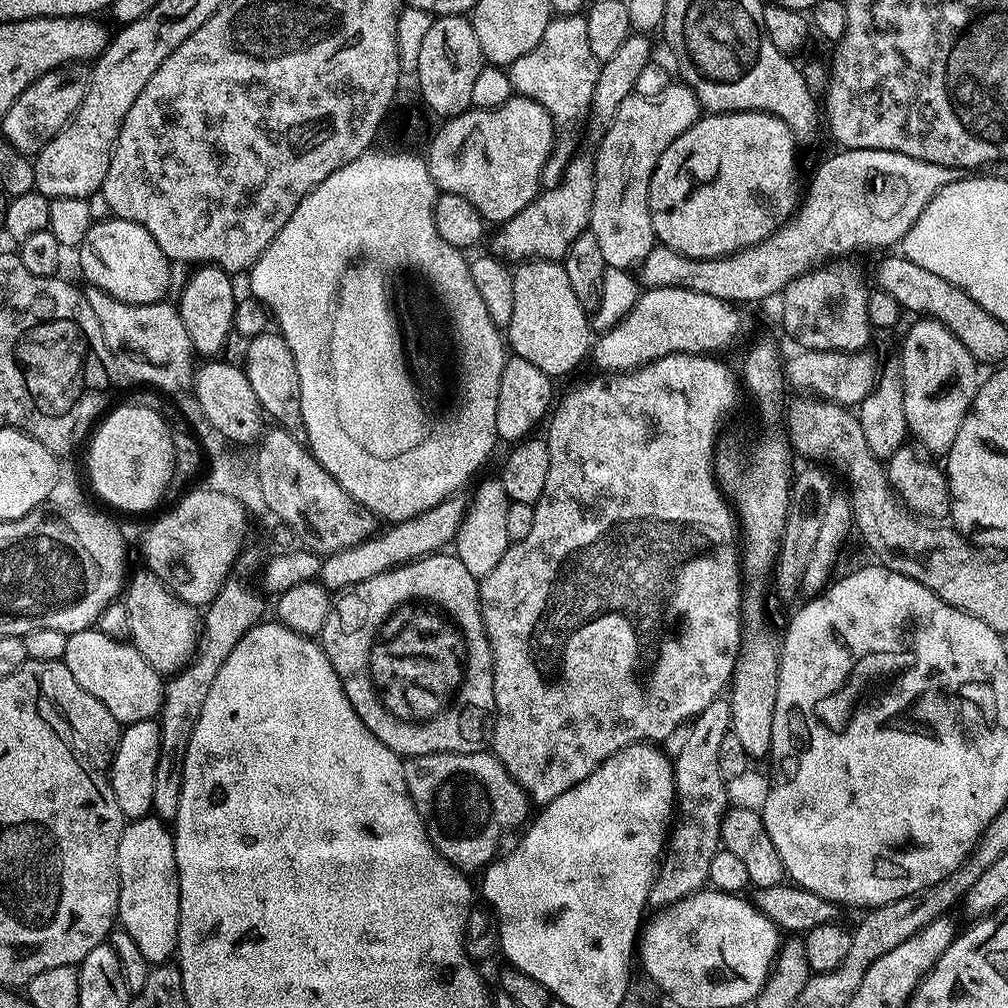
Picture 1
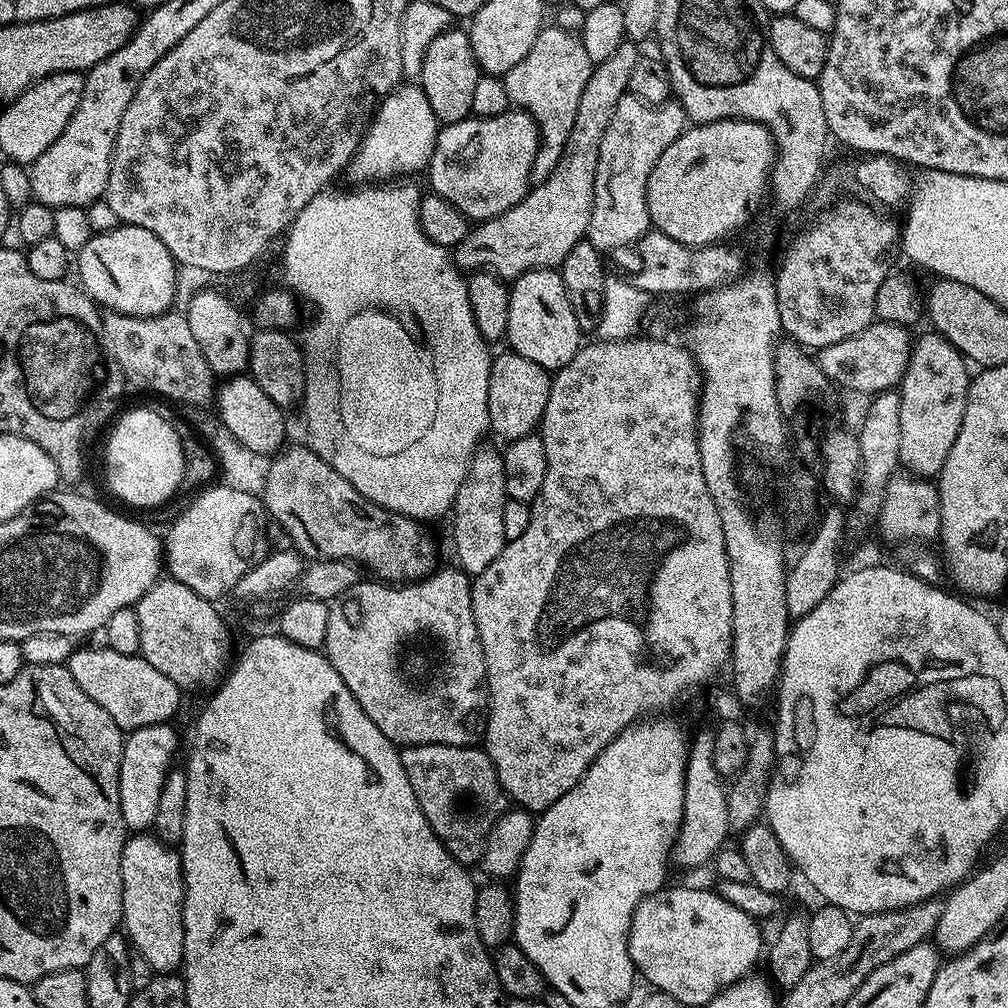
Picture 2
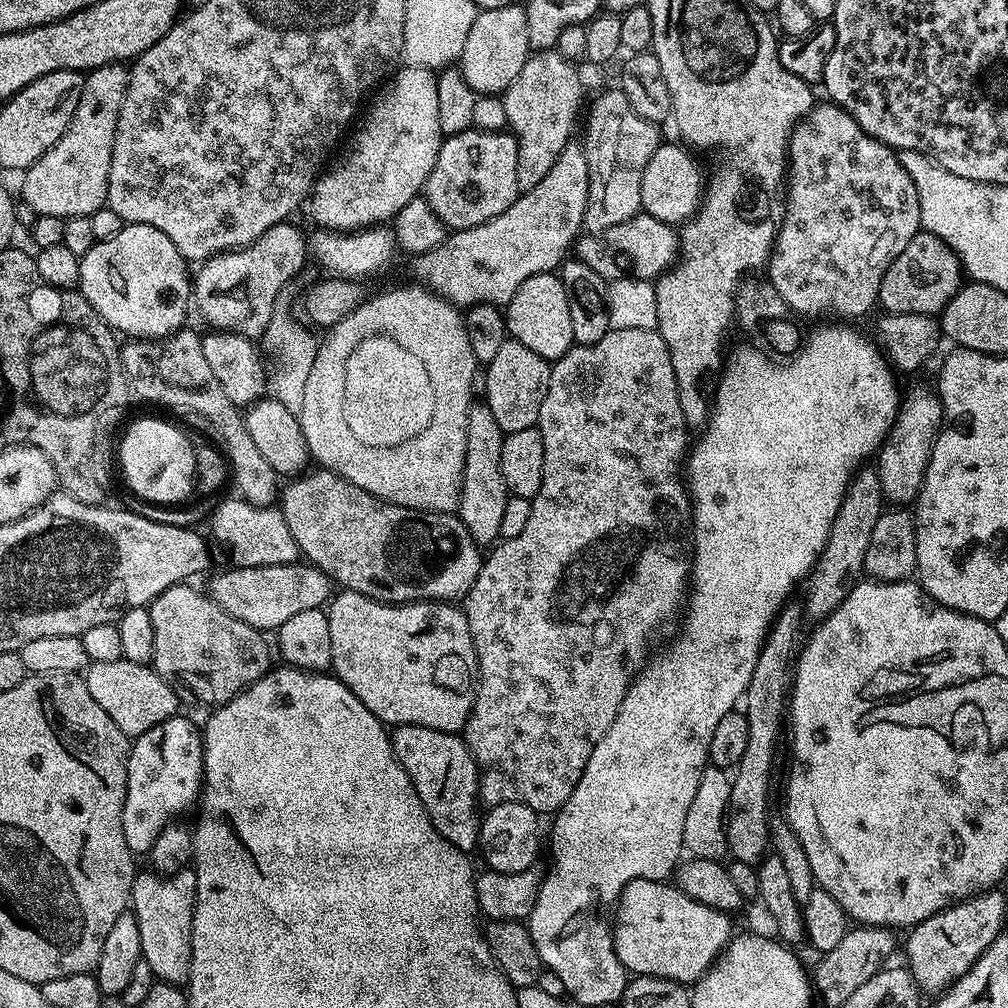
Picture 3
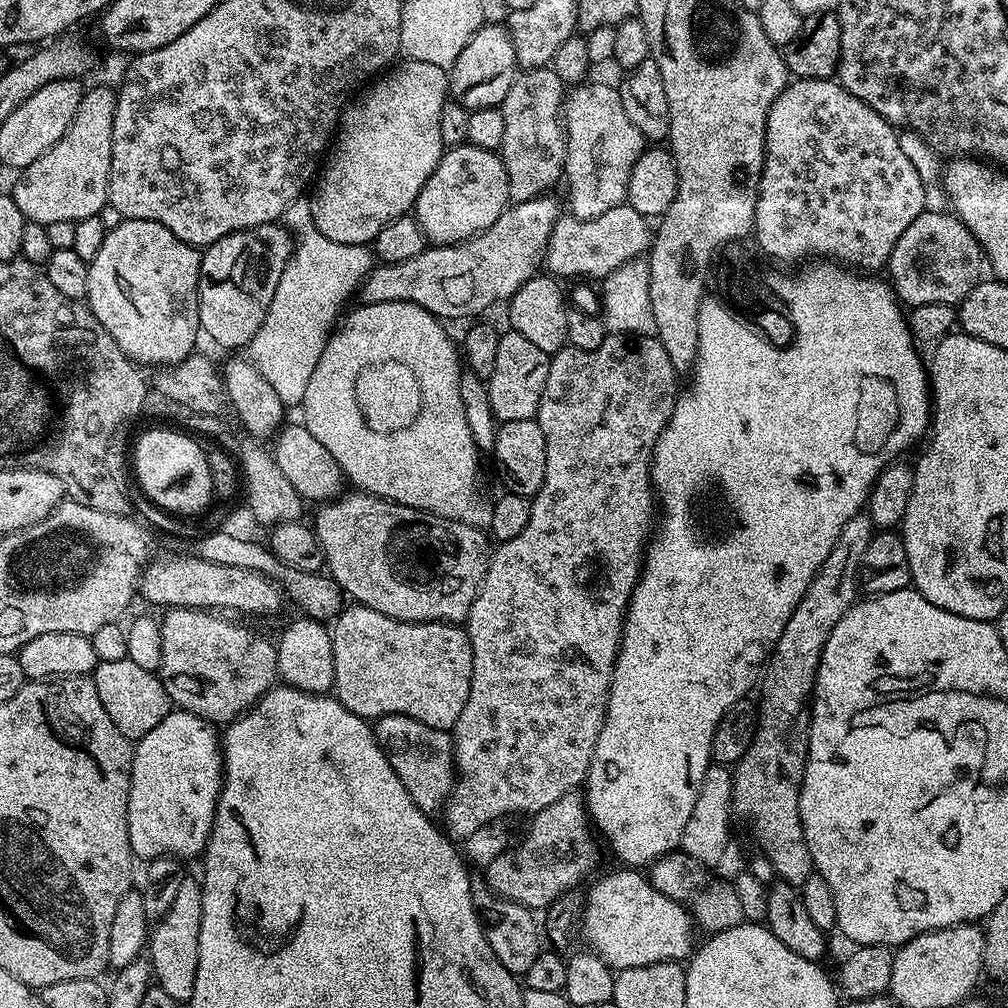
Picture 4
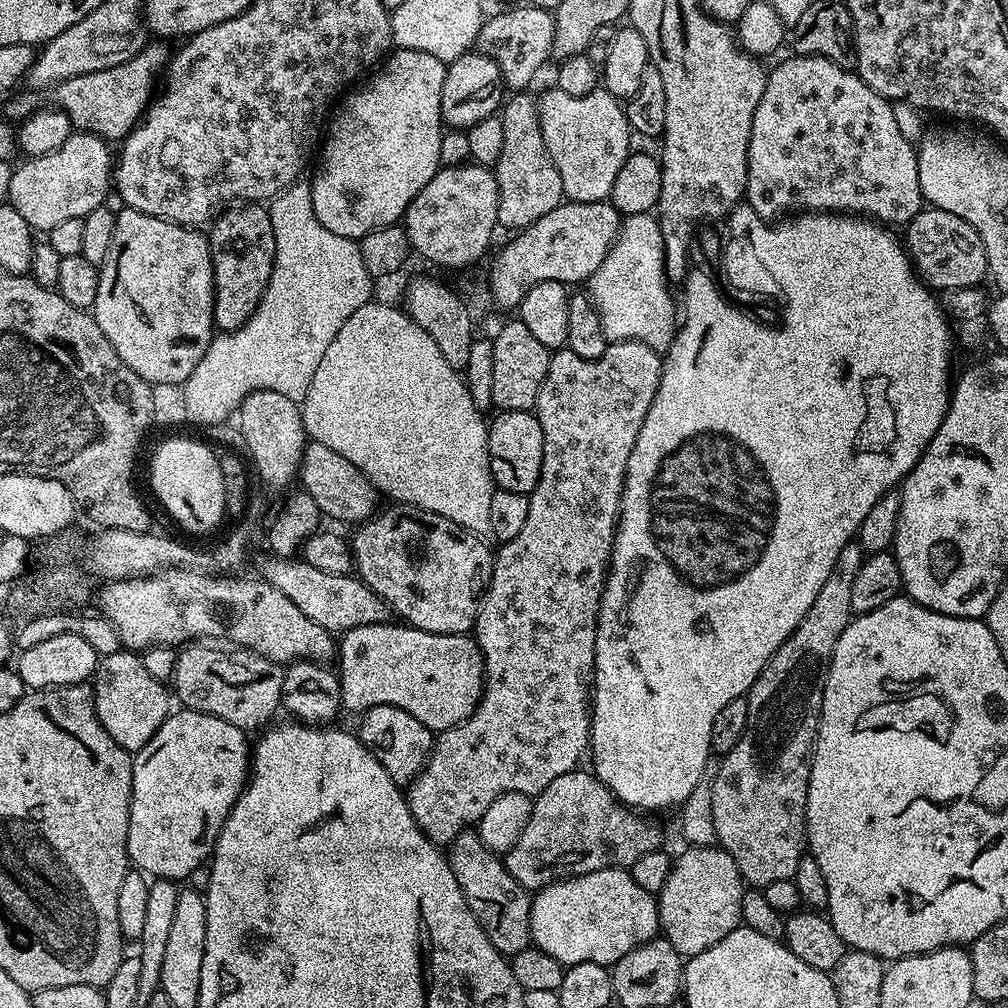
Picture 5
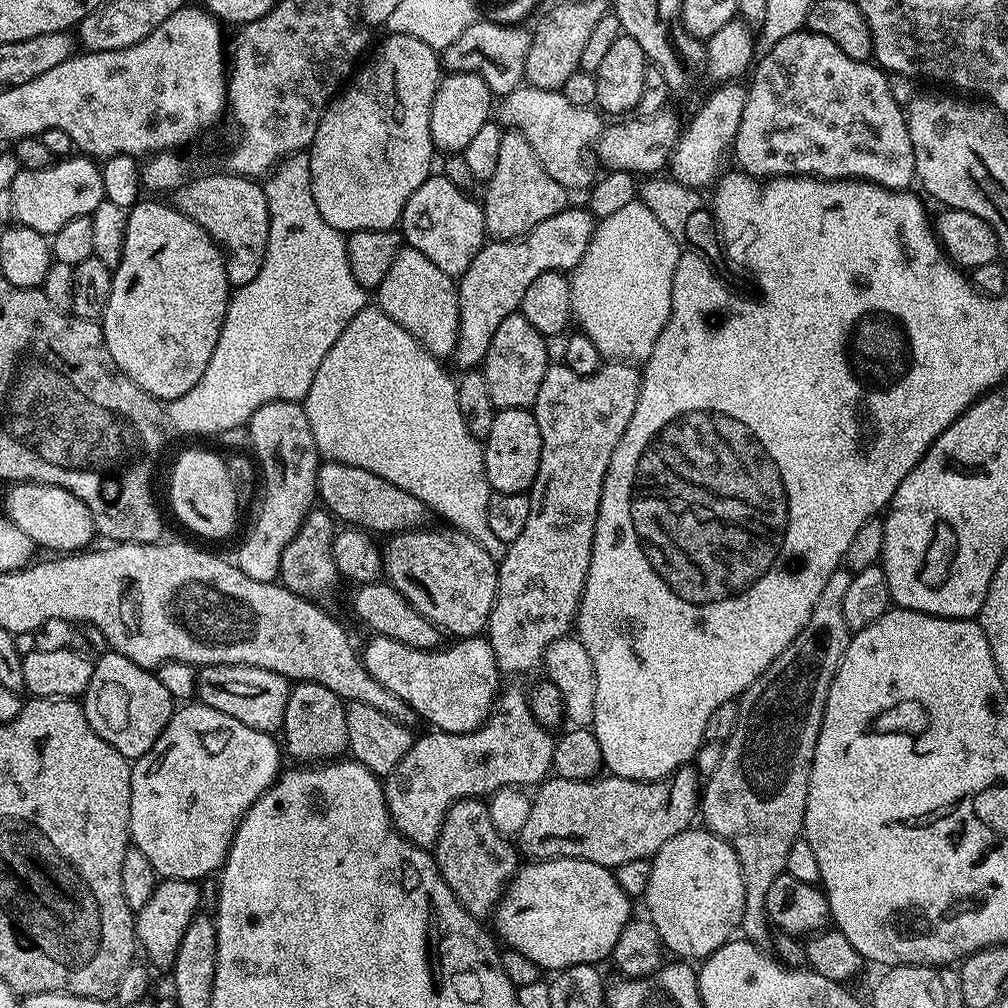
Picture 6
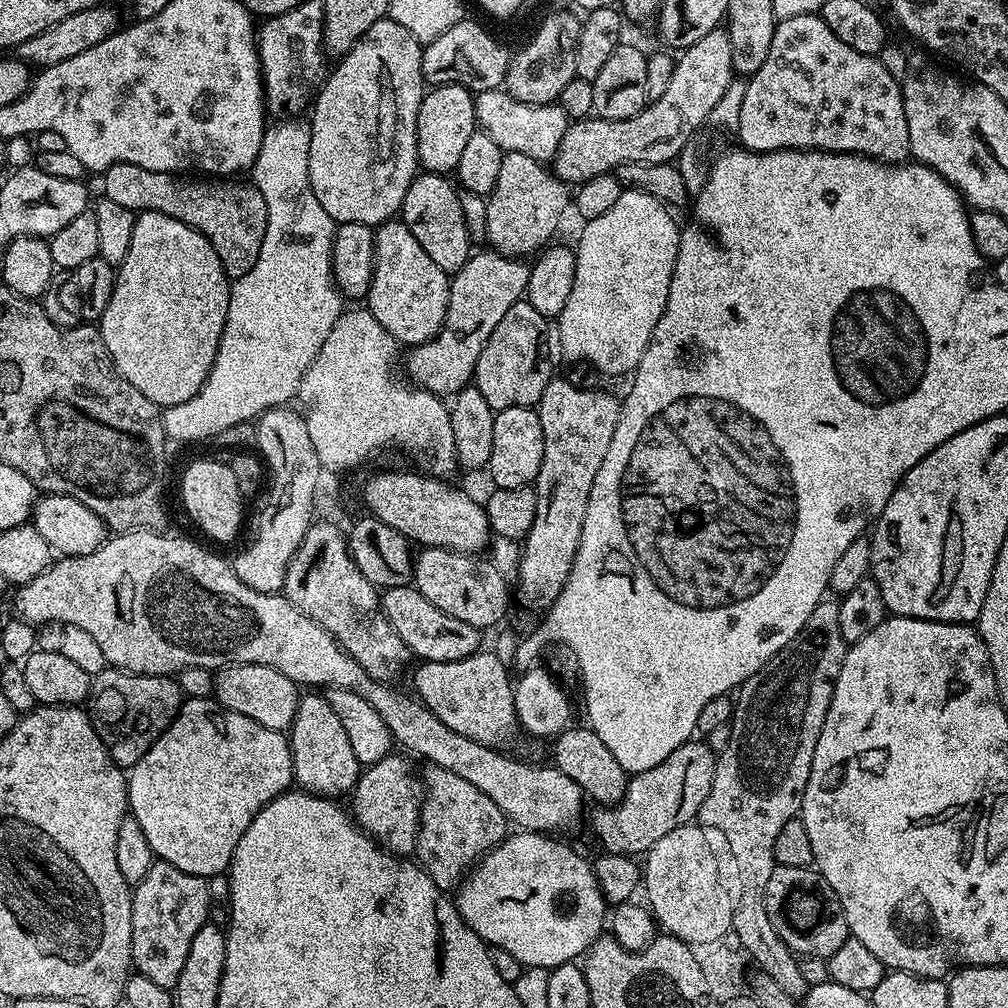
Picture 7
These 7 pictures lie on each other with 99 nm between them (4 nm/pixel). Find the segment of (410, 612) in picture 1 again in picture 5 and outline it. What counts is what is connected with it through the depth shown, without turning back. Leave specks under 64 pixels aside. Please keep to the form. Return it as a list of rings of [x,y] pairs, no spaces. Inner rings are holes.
[[[404,622],[358,626],[339,637],[339,660],[340,702],[347,711],[349,708],[355,714],[363,714],[374,706],[398,706],[406,710],[406,714],[414,714],[422,726],[431,728],[436,734],[462,723],[471,712],[475,712],[484,693],[484,655],[468,634],[455,636],[423,632]]]

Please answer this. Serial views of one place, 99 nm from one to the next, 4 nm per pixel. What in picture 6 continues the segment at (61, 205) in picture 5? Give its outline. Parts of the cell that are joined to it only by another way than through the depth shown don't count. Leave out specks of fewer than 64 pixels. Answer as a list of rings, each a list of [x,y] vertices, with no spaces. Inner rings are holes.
[[[83,154],[57,159],[42,170],[21,170],[10,189],[15,219],[30,230],[38,230],[44,236],[51,237],[52,233],[62,230],[70,218],[91,216],[98,202],[104,200],[100,170],[101,165],[93,157]]]

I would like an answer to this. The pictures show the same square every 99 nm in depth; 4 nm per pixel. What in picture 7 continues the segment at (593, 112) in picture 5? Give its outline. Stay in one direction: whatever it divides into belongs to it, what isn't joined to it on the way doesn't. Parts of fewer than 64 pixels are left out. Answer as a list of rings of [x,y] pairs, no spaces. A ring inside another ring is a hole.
[[[503,87],[475,93],[475,98],[476,123],[479,131],[490,134],[490,138],[494,138],[494,142],[498,142],[498,146],[505,153],[526,154],[541,162],[551,161],[556,155],[570,123],[567,114],[560,109],[559,103],[518,102],[518,98],[514,98]]]

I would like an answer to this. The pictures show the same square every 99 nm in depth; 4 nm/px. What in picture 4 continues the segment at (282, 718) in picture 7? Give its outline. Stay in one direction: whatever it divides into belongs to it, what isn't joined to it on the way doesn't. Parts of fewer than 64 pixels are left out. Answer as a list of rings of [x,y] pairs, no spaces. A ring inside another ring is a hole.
[[[168,608],[165,613],[160,620],[162,662],[158,675],[169,700],[177,709],[200,716],[213,725],[227,726],[254,707],[277,683],[276,644],[259,636],[254,629],[235,624],[232,621],[235,619],[212,610]]]

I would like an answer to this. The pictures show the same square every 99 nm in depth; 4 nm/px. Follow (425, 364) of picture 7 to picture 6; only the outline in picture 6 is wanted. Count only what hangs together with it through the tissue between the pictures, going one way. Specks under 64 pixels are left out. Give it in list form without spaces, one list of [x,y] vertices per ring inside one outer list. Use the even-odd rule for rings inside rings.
[[[569,206],[562,209],[554,218],[538,222],[519,240],[489,239],[474,254],[474,262],[458,278],[460,294],[460,328],[454,361],[460,370],[476,370],[490,350],[490,341],[494,339],[494,330],[510,314],[520,307],[530,282],[543,272],[571,273],[582,262],[592,237],[596,234],[598,220],[587,207]]]

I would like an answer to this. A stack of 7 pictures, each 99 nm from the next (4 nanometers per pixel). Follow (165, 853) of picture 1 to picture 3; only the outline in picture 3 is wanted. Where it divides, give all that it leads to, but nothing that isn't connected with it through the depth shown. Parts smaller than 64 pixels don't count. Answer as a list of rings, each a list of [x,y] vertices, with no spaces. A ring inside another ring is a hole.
[[[188,866],[171,874],[147,871],[137,871],[132,883],[130,901],[130,910],[138,922],[138,938],[142,938],[140,955],[150,966],[157,981],[177,986],[187,985],[192,965],[192,919],[196,905],[195,871]]]

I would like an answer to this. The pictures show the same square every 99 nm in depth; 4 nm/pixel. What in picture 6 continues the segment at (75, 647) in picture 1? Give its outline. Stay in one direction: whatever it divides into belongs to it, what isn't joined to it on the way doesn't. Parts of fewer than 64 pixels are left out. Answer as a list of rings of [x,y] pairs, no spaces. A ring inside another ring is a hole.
[[[108,650],[94,660],[92,677],[82,697],[82,707],[94,734],[102,738],[129,762],[146,754],[162,734],[174,711],[170,690],[162,686],[155,671],[138,666],[122,654]]]

